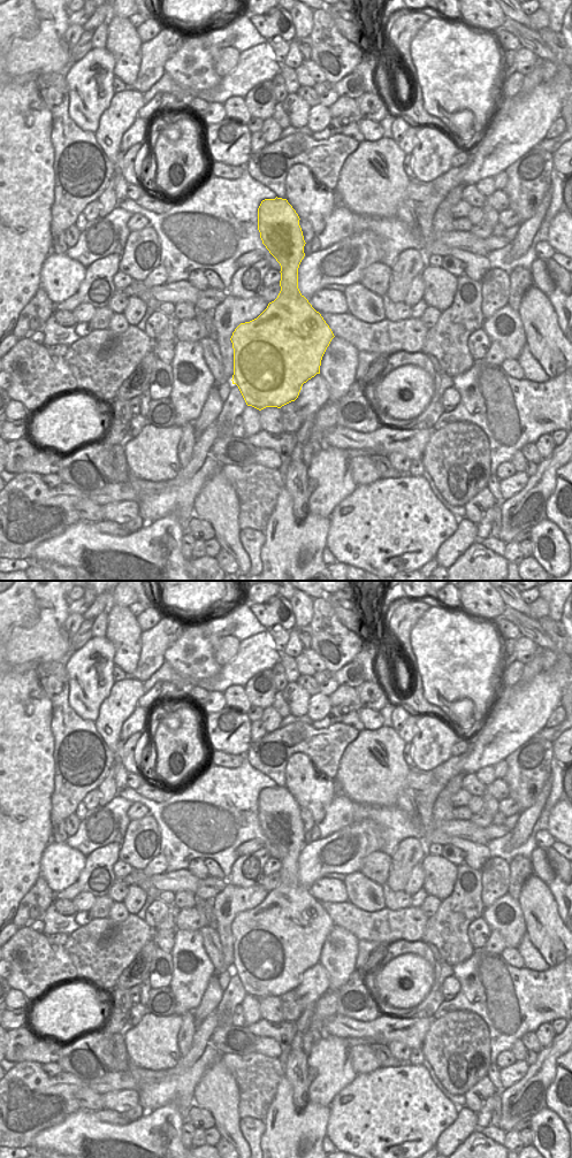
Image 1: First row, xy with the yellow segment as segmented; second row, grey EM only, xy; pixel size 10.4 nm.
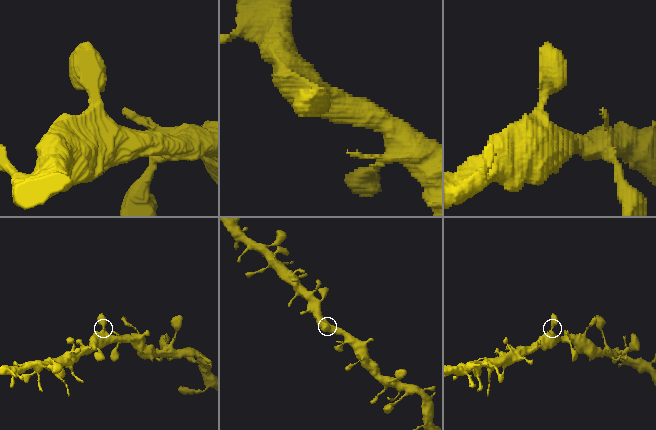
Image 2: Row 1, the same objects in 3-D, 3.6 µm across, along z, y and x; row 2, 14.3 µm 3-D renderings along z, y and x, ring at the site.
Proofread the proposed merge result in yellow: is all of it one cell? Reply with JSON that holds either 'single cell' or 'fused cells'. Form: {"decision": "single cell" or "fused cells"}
{"decision": "single cell"}

